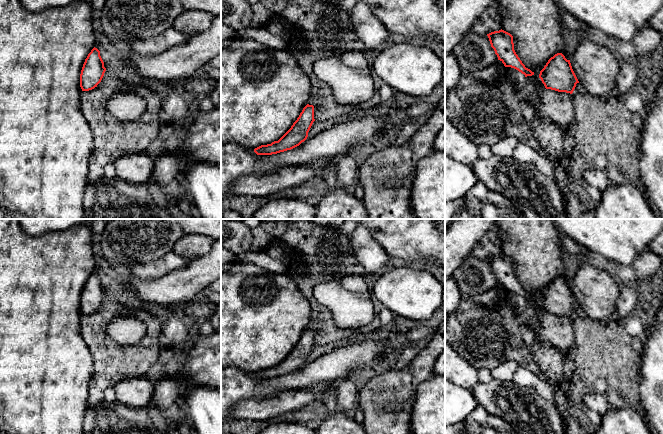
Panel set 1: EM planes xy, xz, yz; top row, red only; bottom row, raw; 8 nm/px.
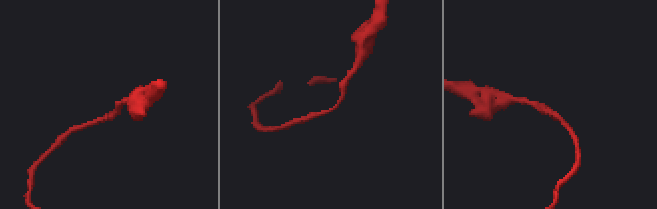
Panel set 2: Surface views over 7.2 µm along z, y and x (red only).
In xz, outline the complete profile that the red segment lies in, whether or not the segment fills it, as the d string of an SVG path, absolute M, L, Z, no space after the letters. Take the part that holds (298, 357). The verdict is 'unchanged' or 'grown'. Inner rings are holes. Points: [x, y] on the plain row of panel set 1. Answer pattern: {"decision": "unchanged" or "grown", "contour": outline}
{"decision": "unchanged", "contour": "M307 328L291 352L278 365L261 369L255 372L254 376L257 379L272 379L299 370L307 363L314 345L314 330Z"}

